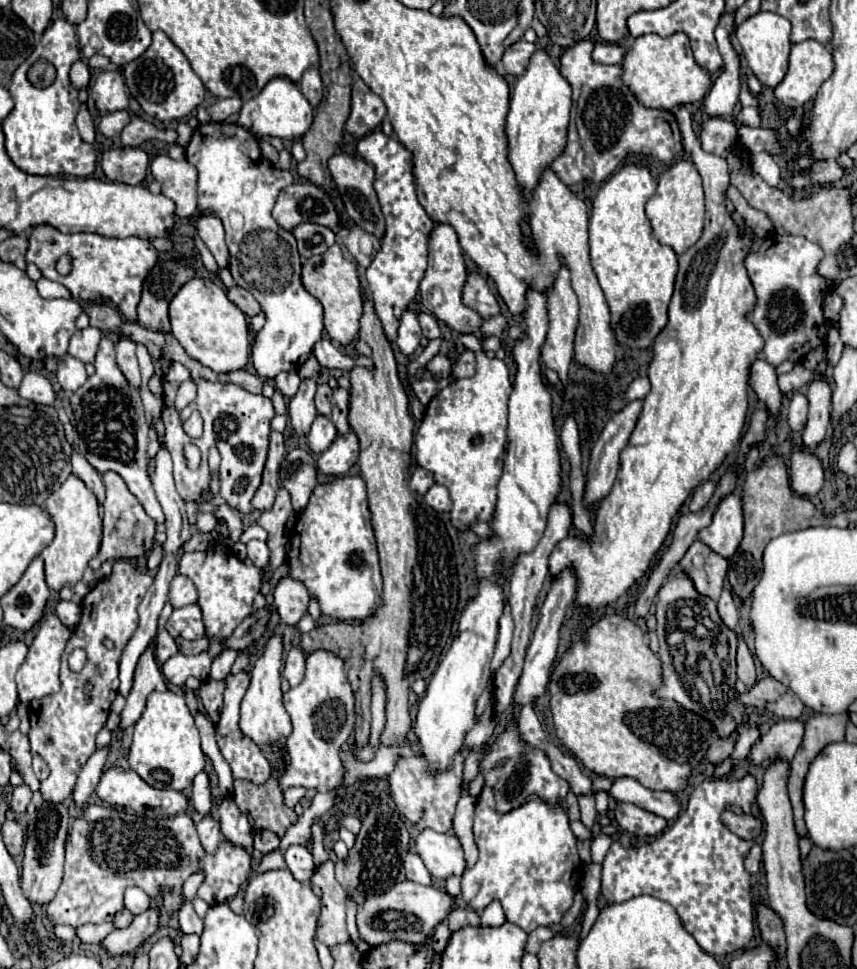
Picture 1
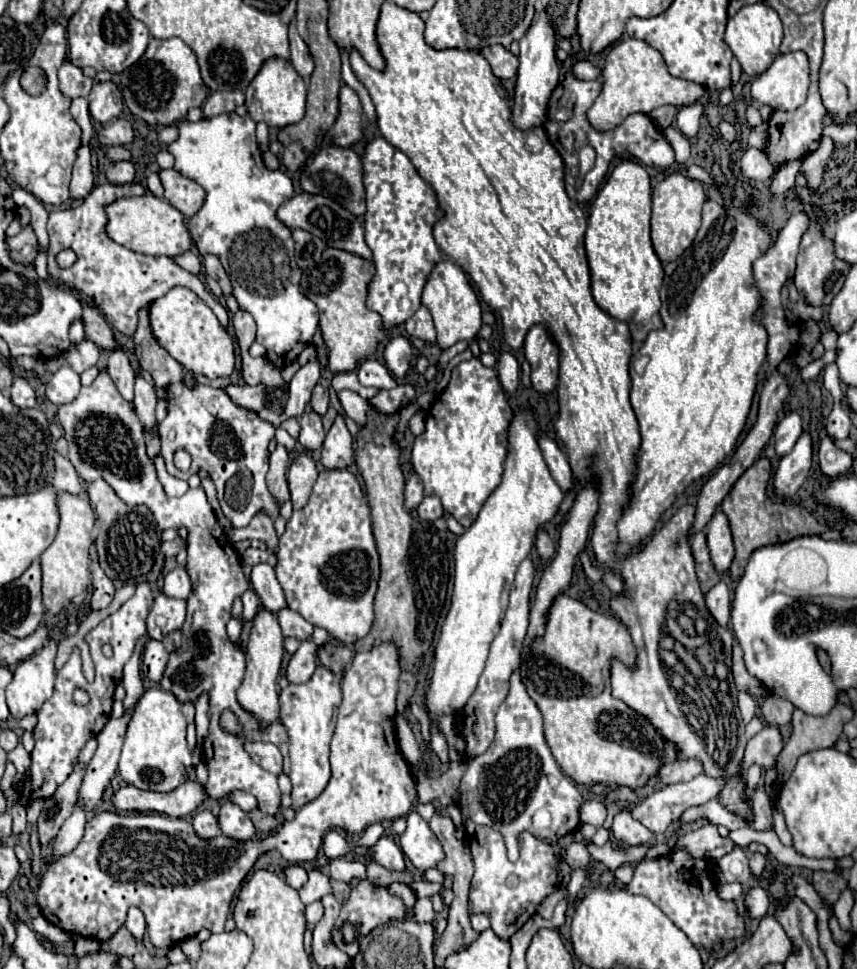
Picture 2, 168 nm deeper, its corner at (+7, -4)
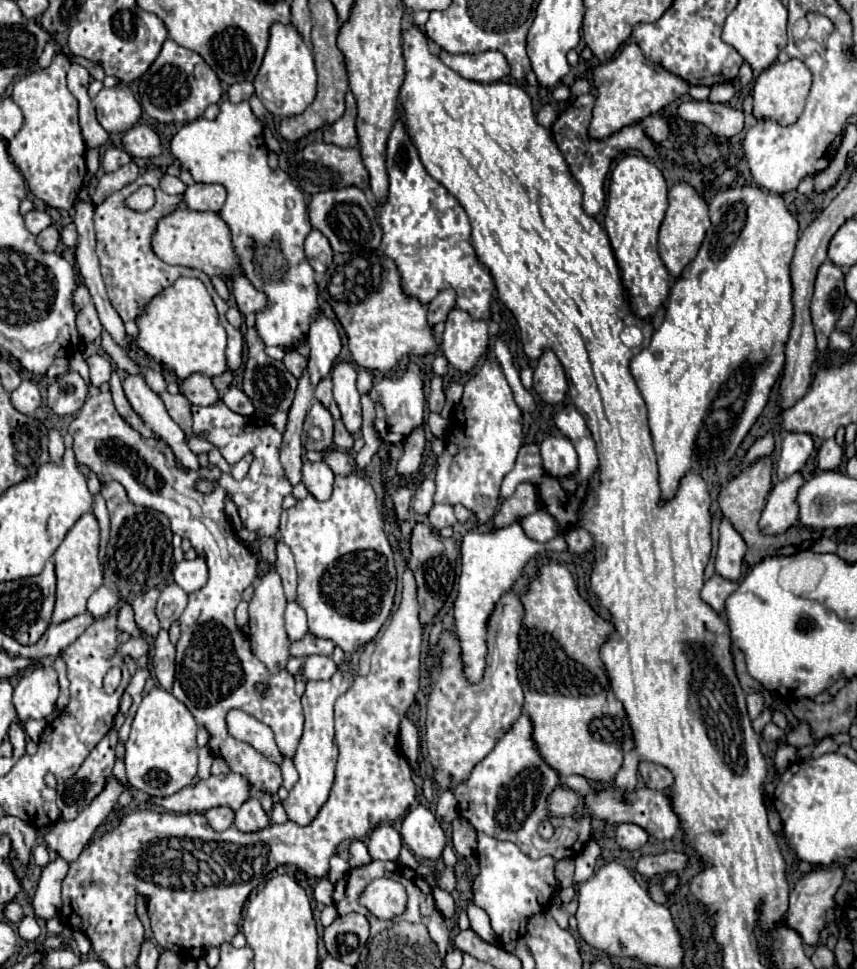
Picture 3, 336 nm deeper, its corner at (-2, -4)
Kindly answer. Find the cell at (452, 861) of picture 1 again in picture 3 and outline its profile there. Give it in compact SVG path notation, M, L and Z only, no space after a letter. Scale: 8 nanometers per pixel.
M422 804L412 806L402 820L400 834L416 858L436 862L442 856L446 836L430 808Z

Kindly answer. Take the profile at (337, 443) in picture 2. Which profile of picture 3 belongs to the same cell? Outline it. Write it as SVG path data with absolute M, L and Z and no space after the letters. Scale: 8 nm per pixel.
M350 360L336 362L332 372L334 382L334 400L342 412L342 422L348 432L356 434L362 424L362 408L360 408L360 392L356 388L356 366Z

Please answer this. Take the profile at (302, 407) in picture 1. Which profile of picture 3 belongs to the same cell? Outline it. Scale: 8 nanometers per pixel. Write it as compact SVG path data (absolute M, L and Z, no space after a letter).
M318 312L318 316L312 320L308 330L308 344L310 344L310 360L308 370L312 384L318 384L324 376L330 374L338 354L340 354L340 336L330 318L324 316L324 312Z

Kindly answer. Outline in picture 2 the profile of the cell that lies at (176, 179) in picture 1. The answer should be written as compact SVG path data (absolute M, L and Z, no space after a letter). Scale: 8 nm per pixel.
M173 168L159 170L159 178L165 188L165 200L171 206L175 206L185 220L189 220L203 204L203 198L205 198L203 188L195 180L179 174Z

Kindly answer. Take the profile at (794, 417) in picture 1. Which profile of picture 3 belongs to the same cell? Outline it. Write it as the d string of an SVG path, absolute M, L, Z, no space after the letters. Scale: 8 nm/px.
M800 432L784 434L782 454L776 464L778 480L786 480L788 476L802 472L812 450L814 450L814 442L812 442L810 434L800 434Z

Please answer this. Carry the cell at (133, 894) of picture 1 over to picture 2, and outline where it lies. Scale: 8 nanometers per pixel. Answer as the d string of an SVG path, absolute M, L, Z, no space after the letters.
M131 906L131 910L127 912L127 922L125 922L127 930L137 938L141 940L143 934L145 934L145 918L143 918L143 912L137 908L137 906Z

